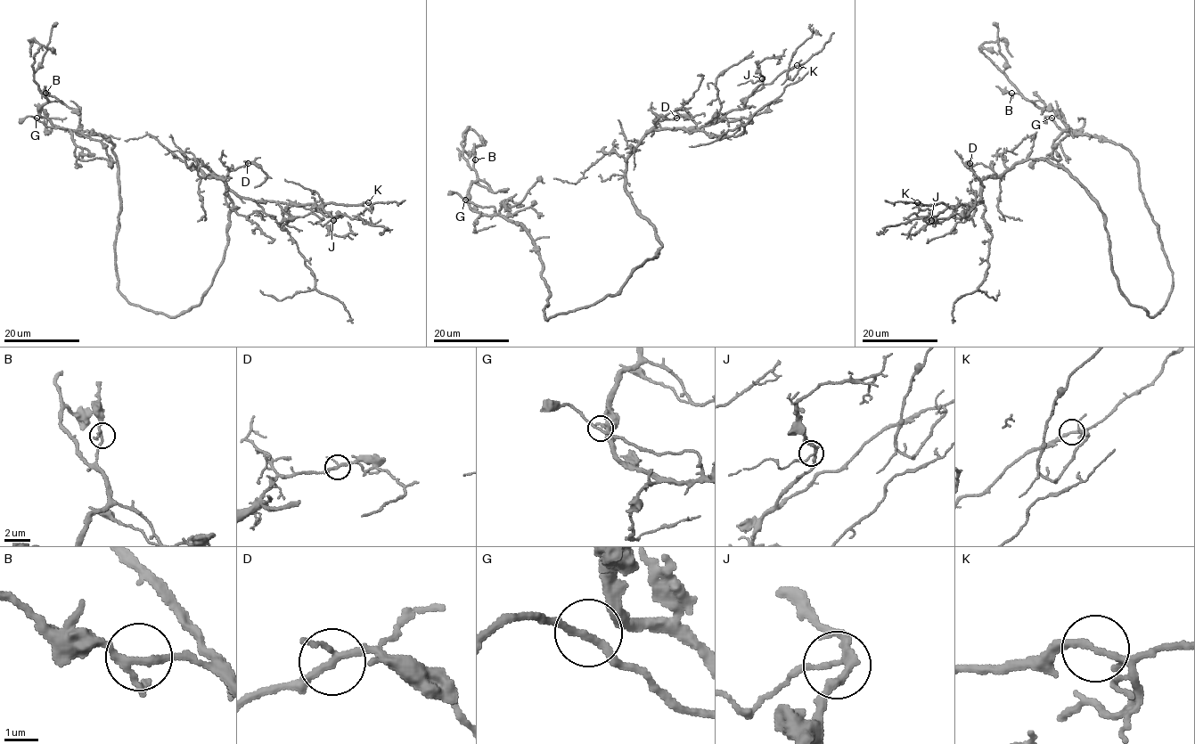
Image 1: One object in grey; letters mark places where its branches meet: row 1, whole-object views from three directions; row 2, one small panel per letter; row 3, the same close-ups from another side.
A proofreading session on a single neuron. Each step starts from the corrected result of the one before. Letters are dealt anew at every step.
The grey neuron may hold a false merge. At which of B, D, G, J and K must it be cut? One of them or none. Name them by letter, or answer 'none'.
none

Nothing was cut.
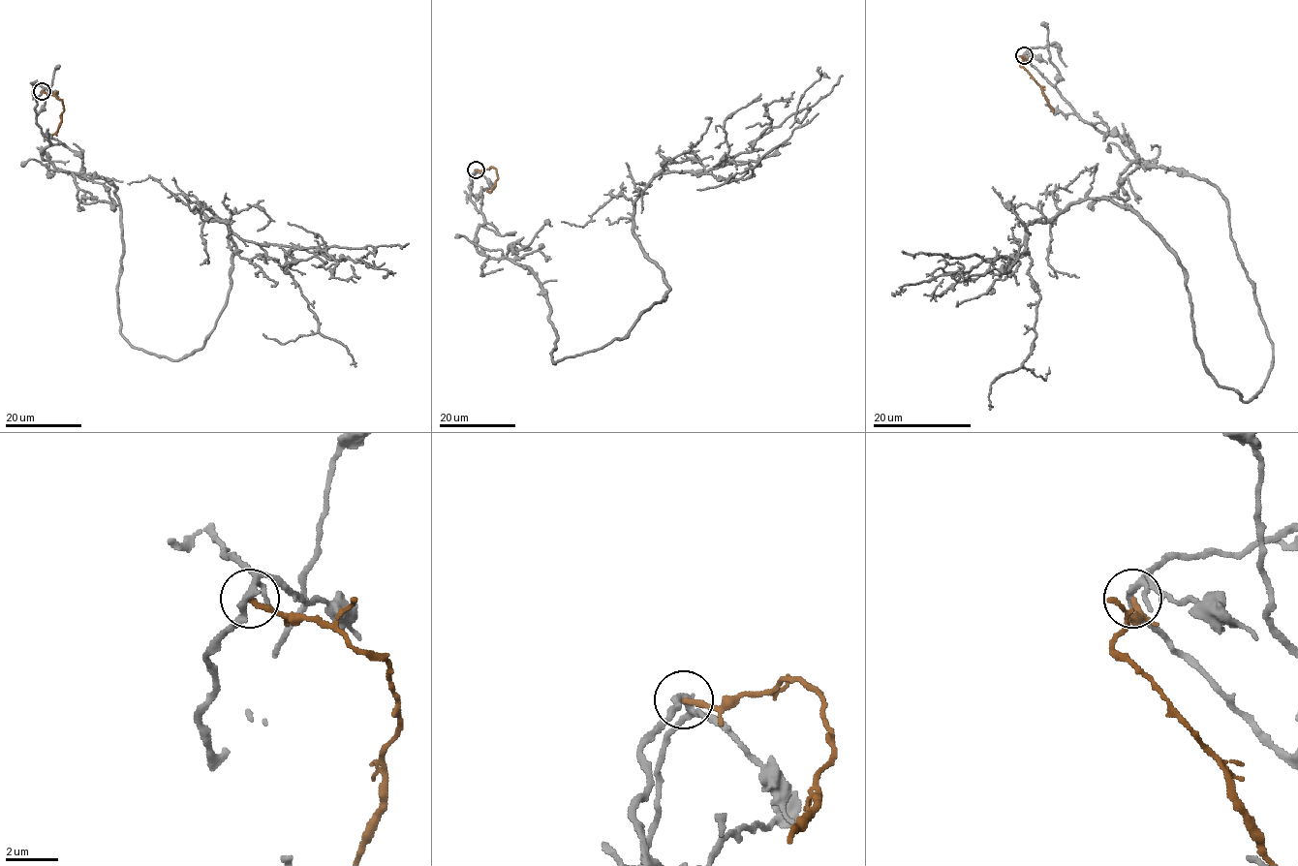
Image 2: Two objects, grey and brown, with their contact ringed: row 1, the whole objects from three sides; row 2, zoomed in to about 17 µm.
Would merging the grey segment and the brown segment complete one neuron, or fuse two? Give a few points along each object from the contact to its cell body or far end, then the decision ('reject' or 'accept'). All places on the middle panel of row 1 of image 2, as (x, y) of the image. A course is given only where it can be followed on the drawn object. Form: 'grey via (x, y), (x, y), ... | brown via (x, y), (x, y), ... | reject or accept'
grey via (476, 170), (477, 249), (536, 277), (555, 363), (669, 291), (633, 231), (645, 187), (799, 122), (820, 67) | brown via (476, 170), (496, 170), (496, 185), (491, 191), (487, 190) | reject

